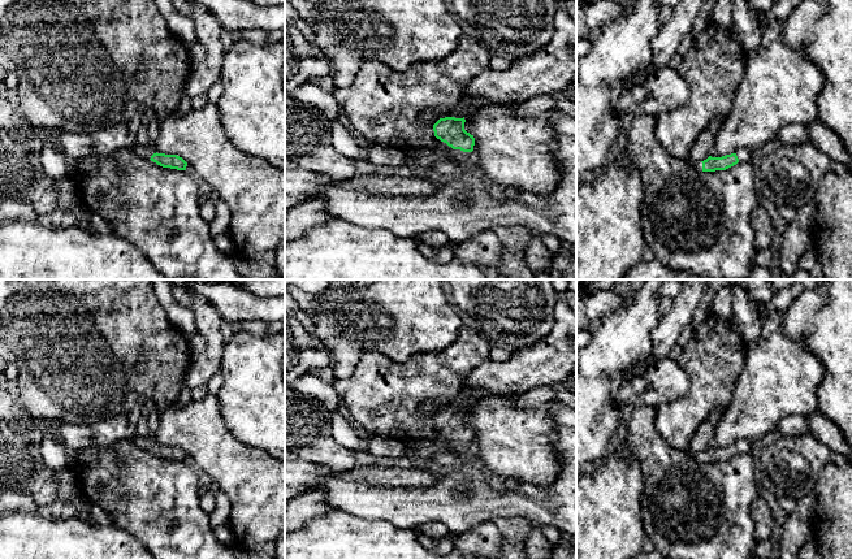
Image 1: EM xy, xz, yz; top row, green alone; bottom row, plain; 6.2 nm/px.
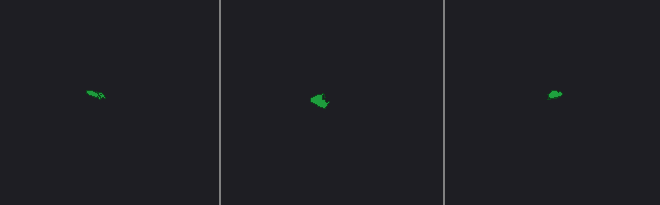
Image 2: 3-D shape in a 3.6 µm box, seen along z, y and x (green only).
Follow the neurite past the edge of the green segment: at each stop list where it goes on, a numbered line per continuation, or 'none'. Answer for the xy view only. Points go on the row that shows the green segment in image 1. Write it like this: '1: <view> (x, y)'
1: xy (146, 152)

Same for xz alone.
1: xz (474, 104)
2: xz (420, 159)

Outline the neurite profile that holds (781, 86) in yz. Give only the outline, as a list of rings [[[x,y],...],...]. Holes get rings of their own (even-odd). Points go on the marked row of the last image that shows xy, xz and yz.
[[[762,16],[757,21],[762,42],[756,51],[745,55],[744,75],[735,90],[731,112],[714,135],[709,152],[712,157],[736,153],[740,148],[760,151],[777,139],[784,126],[808,126],[818,120],[817,99],[825,84],[822,70],[801,49],[783,42],[783,22]]]

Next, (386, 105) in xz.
[[[460,39],[454,52],[442,58],[415,62],[407,69],[393,69],[379,58],[363,58],[350,84],[334,87],[332,94],[342,108],[354,134],[367,138],[373,144],[392,146],[410,151],[436,148],[432,122],[424,122],[428,110],[447,113],[462,101],[468,83],[490,64],[492,55],[477,40]]]

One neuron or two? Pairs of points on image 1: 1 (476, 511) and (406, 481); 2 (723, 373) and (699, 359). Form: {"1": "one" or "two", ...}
{"1": "two", "2": "one"}

